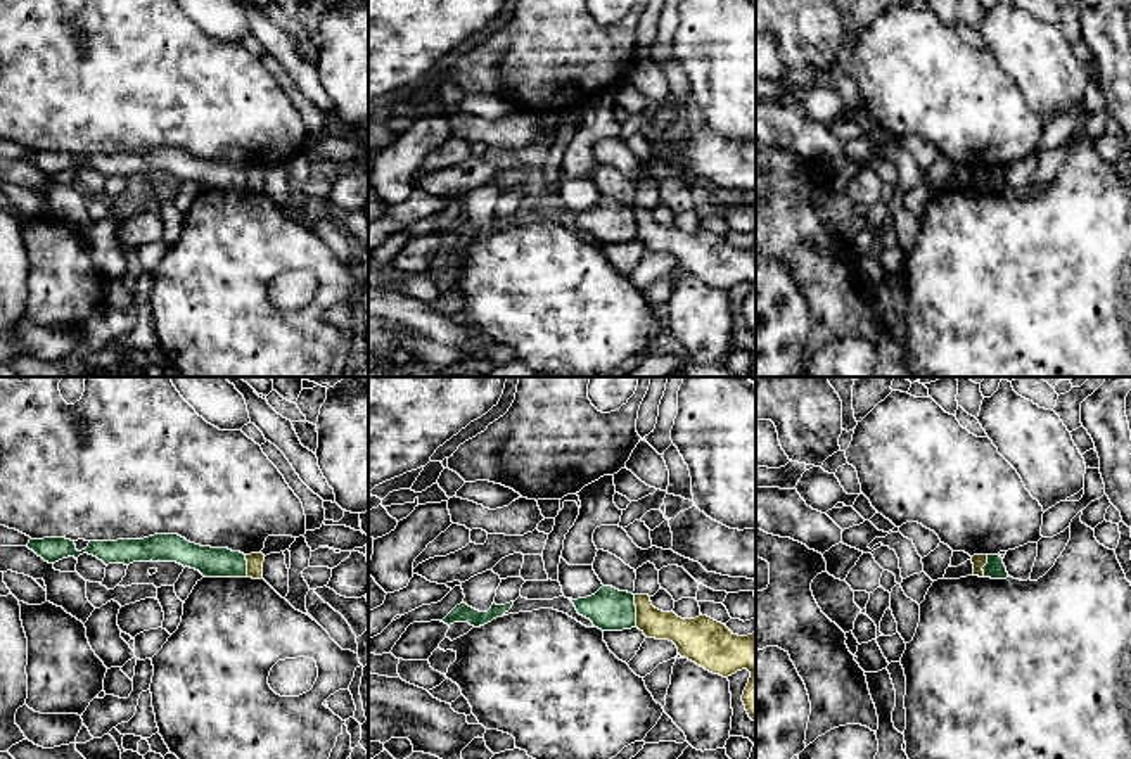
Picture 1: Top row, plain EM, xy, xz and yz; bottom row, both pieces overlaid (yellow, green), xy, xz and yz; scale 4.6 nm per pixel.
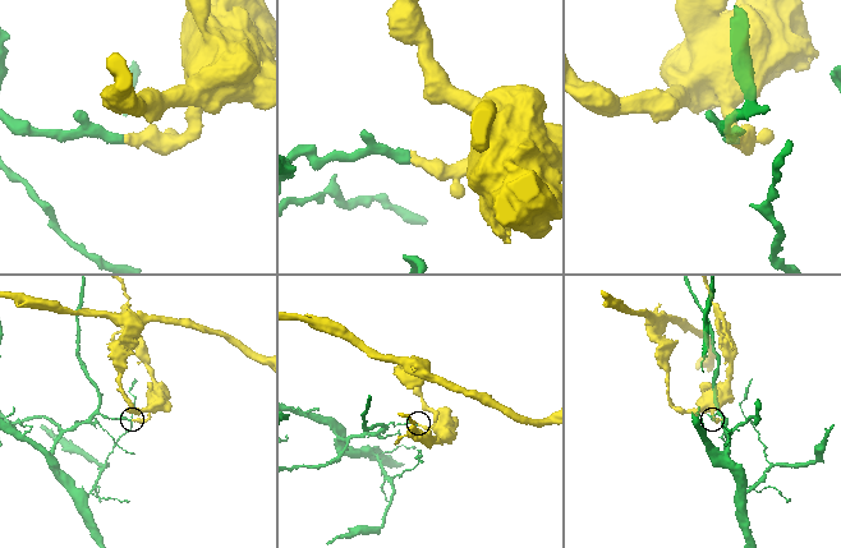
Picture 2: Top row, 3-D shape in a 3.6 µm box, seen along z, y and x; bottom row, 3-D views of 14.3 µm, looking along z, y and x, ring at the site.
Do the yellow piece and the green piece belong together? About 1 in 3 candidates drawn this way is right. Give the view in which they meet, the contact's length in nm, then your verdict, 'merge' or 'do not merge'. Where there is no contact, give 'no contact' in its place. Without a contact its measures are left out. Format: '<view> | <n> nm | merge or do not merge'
xz | 140 nm | do not merge

